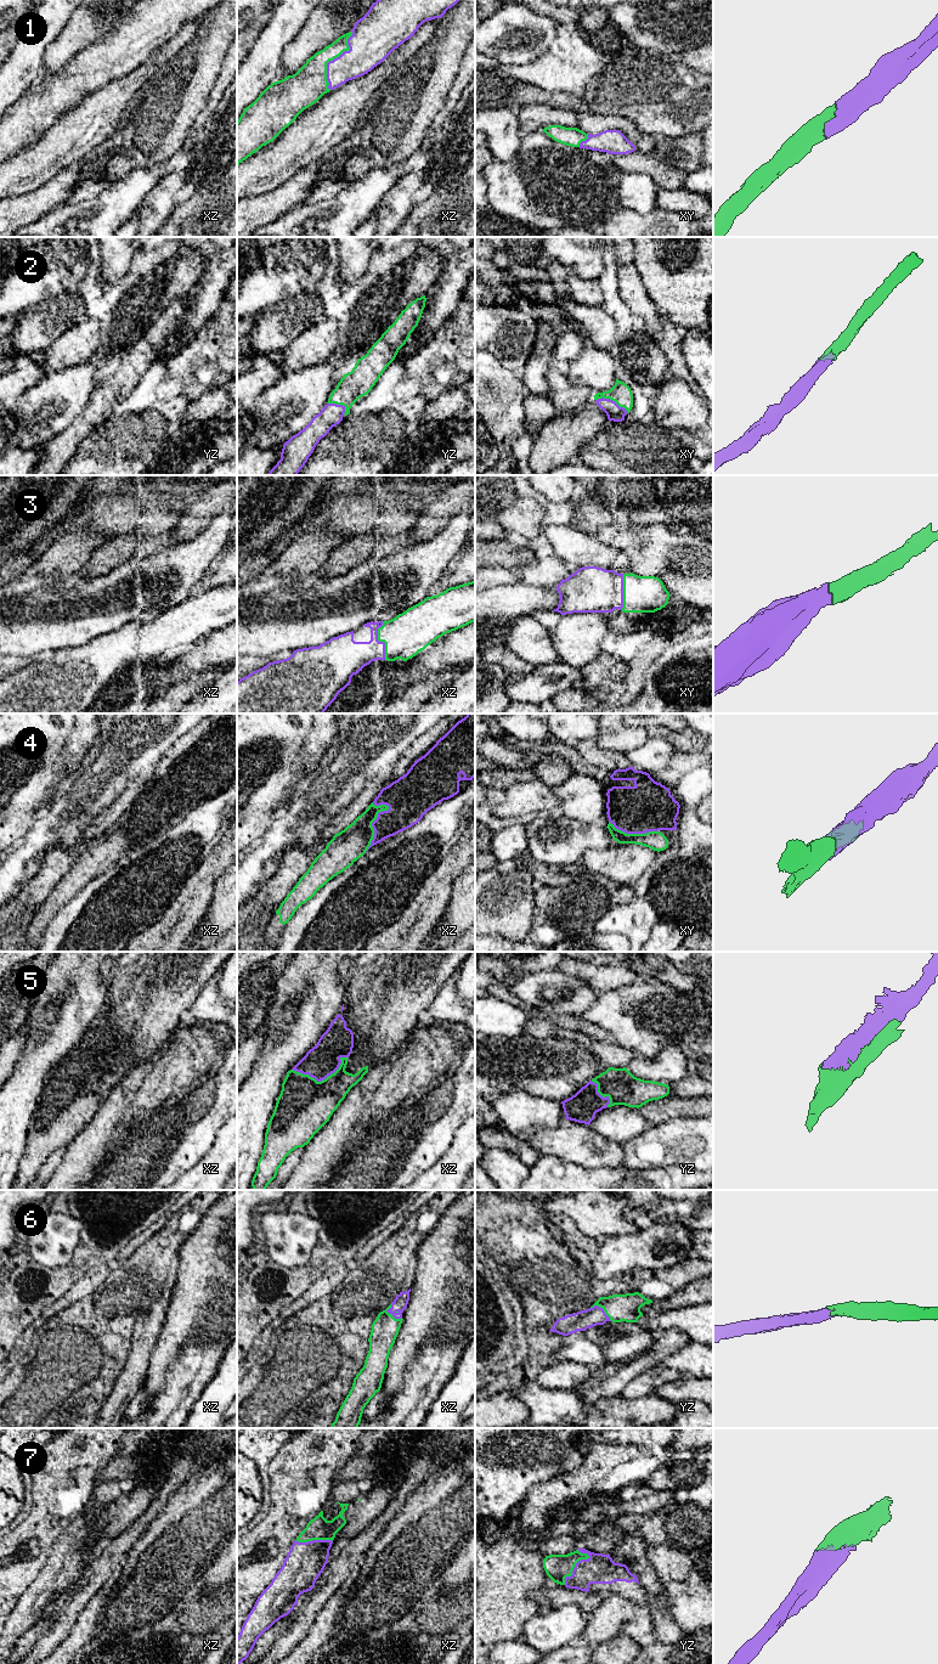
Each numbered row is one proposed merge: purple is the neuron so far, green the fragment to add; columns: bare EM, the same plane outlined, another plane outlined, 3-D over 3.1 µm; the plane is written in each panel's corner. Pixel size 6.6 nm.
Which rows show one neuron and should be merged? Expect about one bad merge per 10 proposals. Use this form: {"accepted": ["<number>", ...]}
{"accepted": ["1", "2", "3", "4", "5", "6", "7"]}

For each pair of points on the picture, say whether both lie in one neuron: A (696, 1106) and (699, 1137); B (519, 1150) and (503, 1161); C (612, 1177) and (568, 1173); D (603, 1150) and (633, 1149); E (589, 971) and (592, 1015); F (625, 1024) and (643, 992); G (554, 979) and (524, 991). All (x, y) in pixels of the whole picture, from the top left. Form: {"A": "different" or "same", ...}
{"A": "different", "B": "different", "C": "same", "D": "different", "E": "different", "F": "same", "G": "same"}

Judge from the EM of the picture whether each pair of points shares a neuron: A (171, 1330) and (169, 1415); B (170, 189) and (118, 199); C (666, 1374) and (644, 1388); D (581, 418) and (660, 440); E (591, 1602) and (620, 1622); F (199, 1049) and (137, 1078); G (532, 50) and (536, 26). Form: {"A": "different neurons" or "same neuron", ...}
{"A": "different neurons", "B": "different neurons", "C": "same neuron", "D": "different neurons", "E": "different neurons", "F": "same neuron", "G": "same neuron"}

